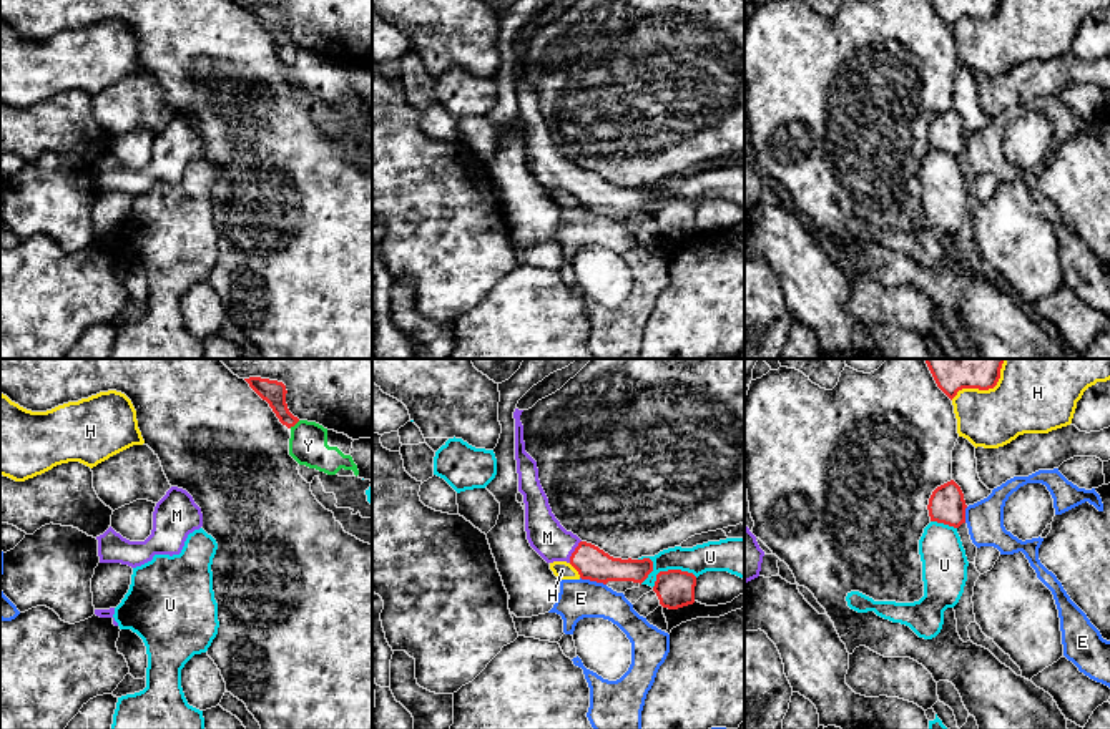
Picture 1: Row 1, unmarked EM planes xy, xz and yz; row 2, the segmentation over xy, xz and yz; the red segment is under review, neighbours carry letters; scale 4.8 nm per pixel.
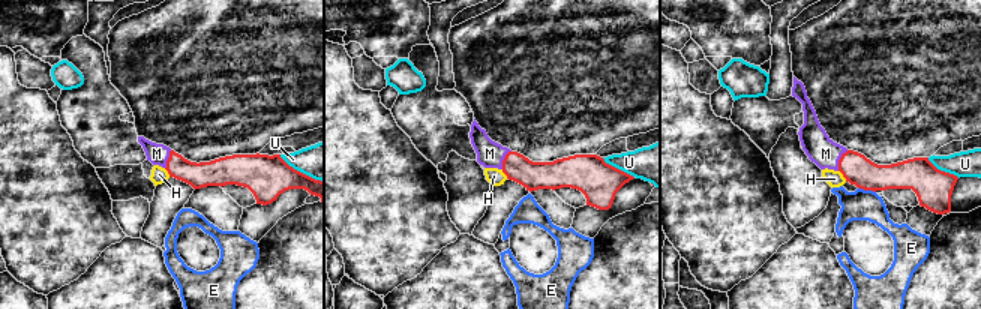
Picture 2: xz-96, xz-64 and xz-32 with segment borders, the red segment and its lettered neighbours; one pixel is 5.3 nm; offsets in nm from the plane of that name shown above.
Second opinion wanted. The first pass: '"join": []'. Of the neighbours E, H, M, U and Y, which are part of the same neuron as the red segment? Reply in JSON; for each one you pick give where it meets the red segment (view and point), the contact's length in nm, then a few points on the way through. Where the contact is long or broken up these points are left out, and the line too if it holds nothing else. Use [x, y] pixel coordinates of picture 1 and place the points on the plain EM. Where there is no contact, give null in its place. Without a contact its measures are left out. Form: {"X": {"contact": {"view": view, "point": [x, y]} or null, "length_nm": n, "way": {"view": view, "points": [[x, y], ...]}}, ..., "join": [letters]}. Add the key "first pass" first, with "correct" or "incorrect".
{"first pass": "incorrect", "M": {"contact": {"view": "xz", "point": [574, 180]}, "length_nm": 130, "way": {"view": "xz", "points": [[592, 191], [574, 180], [547, 165]]}}, "join": ["M"]}

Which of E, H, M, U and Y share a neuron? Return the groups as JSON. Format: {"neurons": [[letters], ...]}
{"neurons": [["E"], ["H"], ["M"], ["U"], ["Y"]]}

